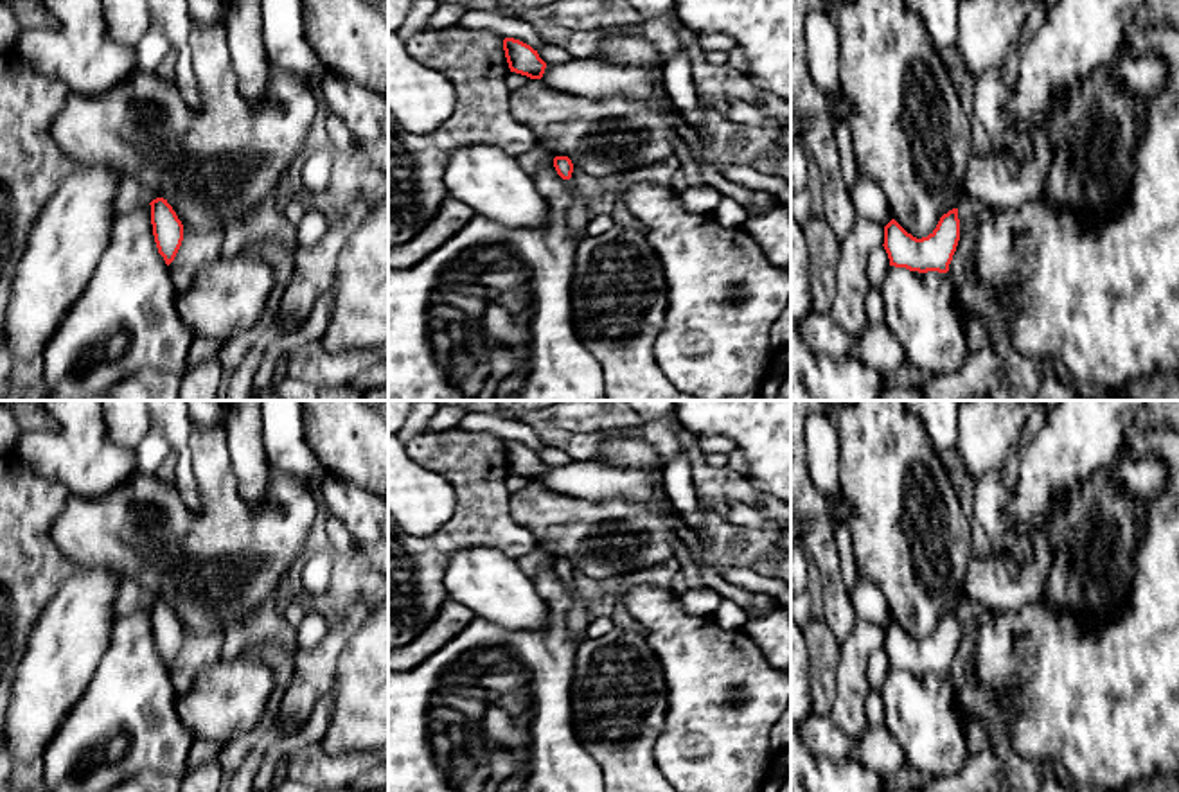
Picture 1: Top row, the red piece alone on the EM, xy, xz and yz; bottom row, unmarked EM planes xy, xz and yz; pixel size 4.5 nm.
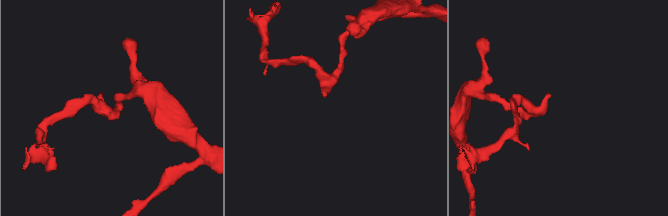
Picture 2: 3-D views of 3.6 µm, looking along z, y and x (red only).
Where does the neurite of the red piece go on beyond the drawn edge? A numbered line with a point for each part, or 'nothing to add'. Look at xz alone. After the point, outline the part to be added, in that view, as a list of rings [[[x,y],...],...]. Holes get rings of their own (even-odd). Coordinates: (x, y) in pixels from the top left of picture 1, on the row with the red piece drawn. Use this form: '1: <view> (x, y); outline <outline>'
1: xz (577, 218); outline [[[573,178],[564,180],[564,185],[570,192],[570,205],[566,208],[566,228],[577,237],[582,237],[590,221],[586,199],[575,190]]]

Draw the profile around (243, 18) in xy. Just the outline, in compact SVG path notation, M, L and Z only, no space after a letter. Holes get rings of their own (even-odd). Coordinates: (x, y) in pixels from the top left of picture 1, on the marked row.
M228 0L223 22L241 95L261 104L268 88L268 56L262 41L262 0Z

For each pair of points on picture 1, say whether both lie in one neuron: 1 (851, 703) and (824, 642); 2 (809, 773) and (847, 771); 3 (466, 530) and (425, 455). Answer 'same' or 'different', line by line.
1: different
2: same
3: same

